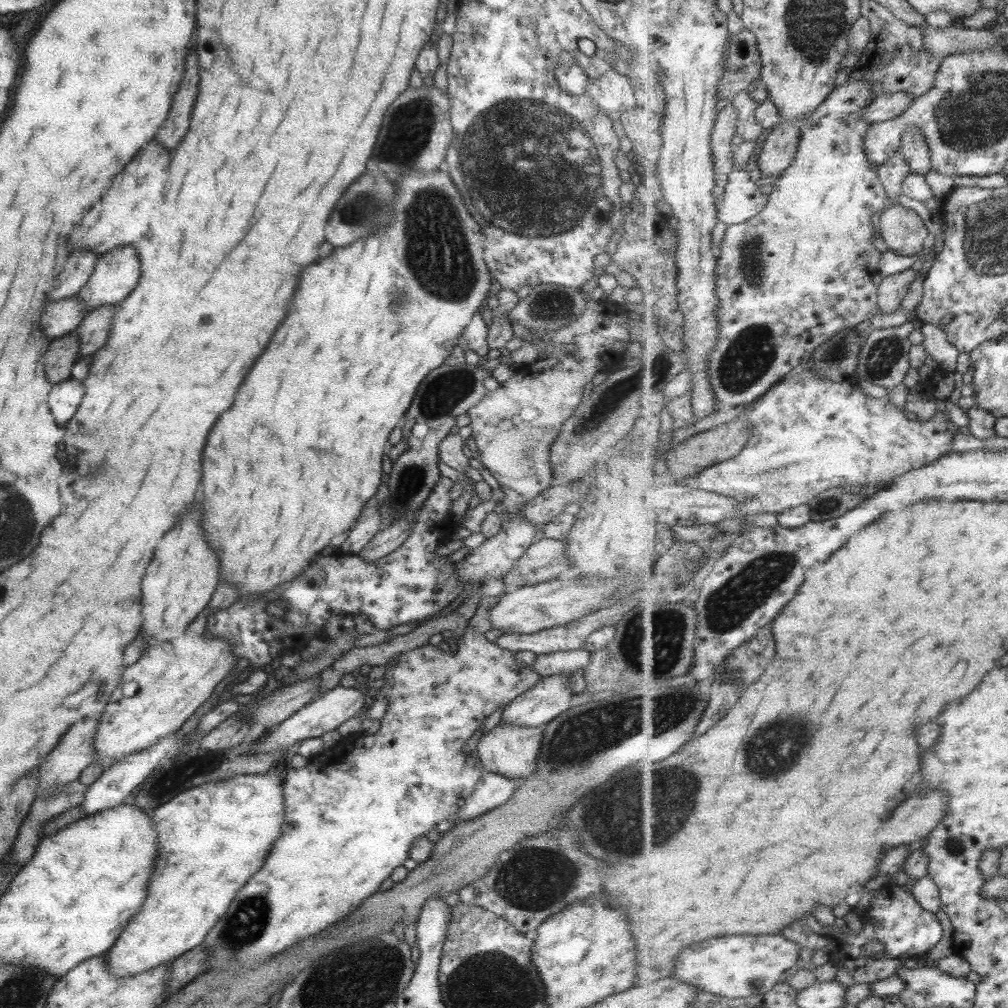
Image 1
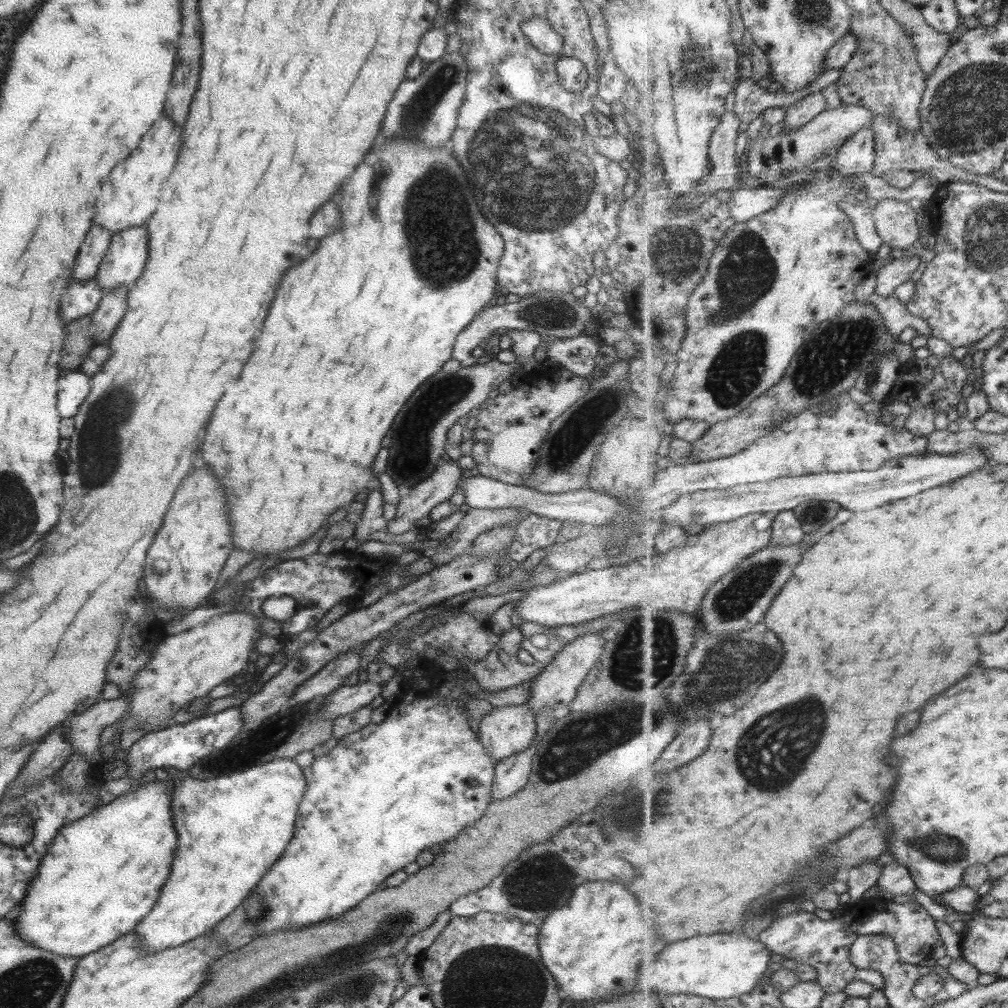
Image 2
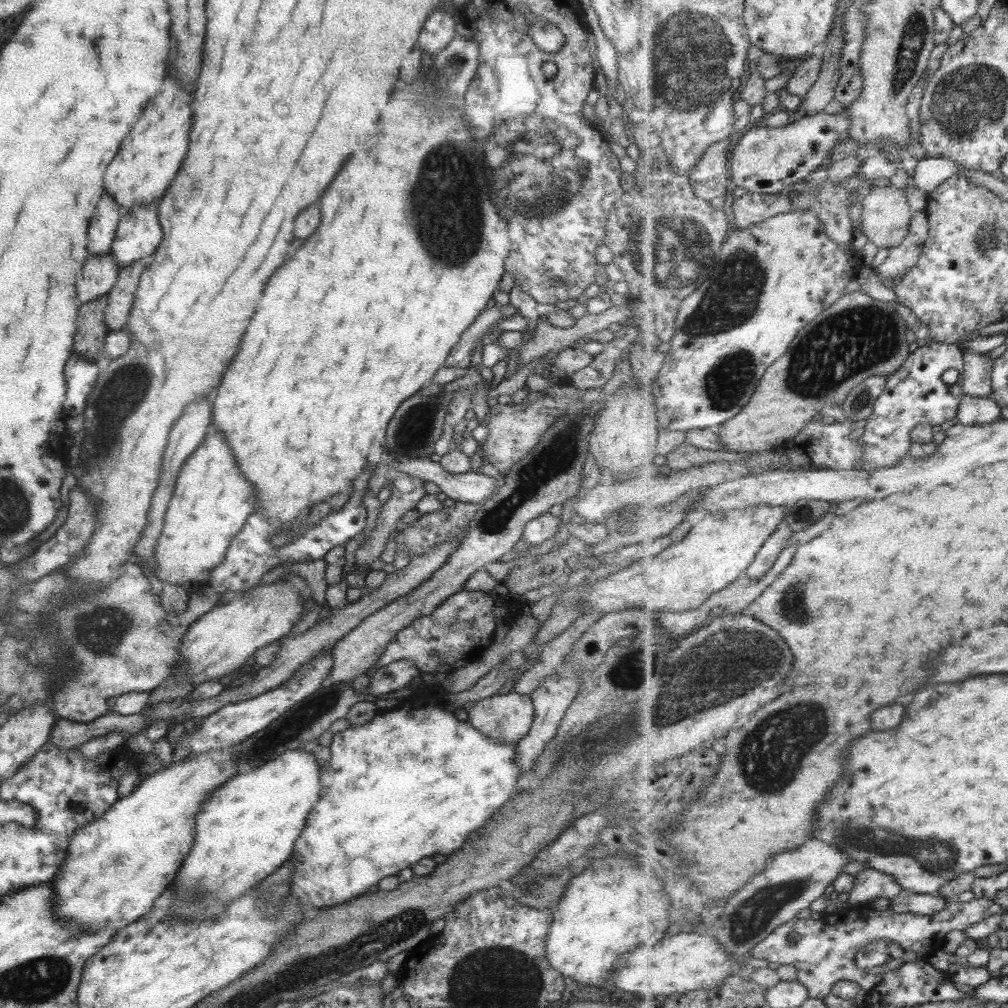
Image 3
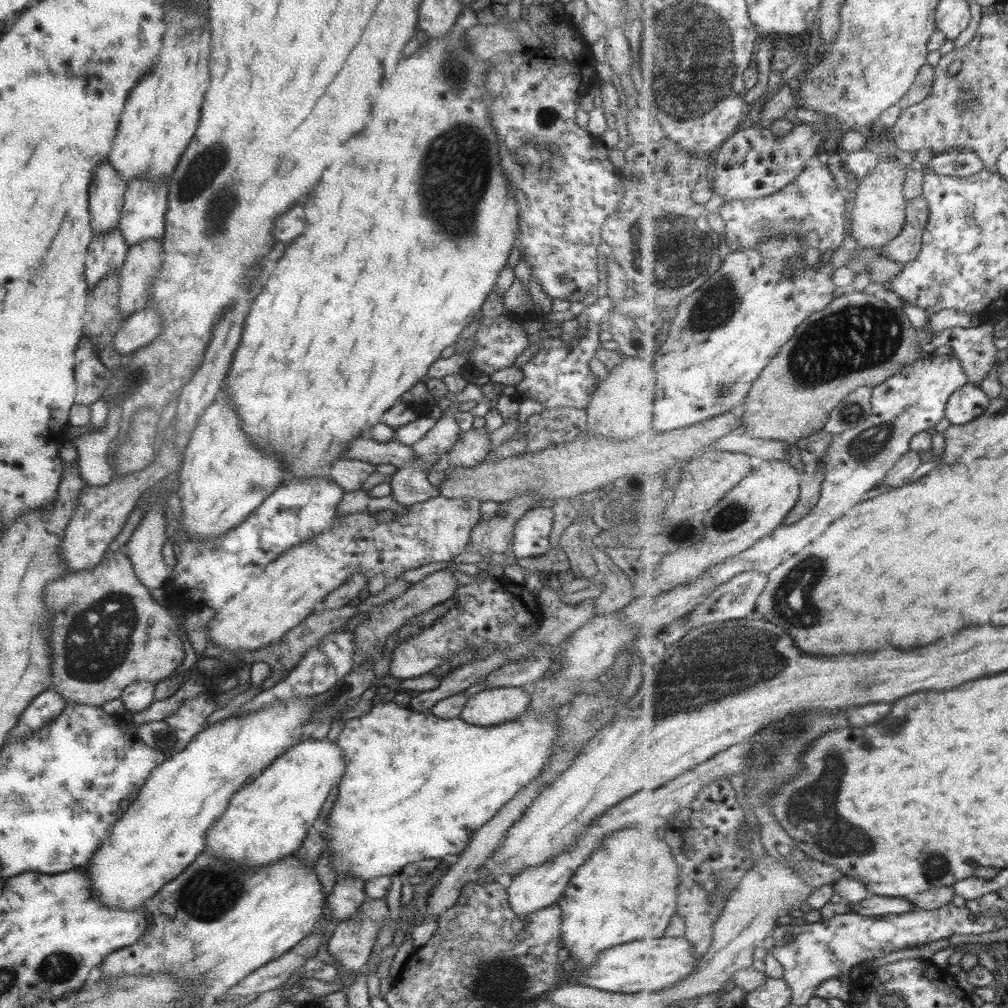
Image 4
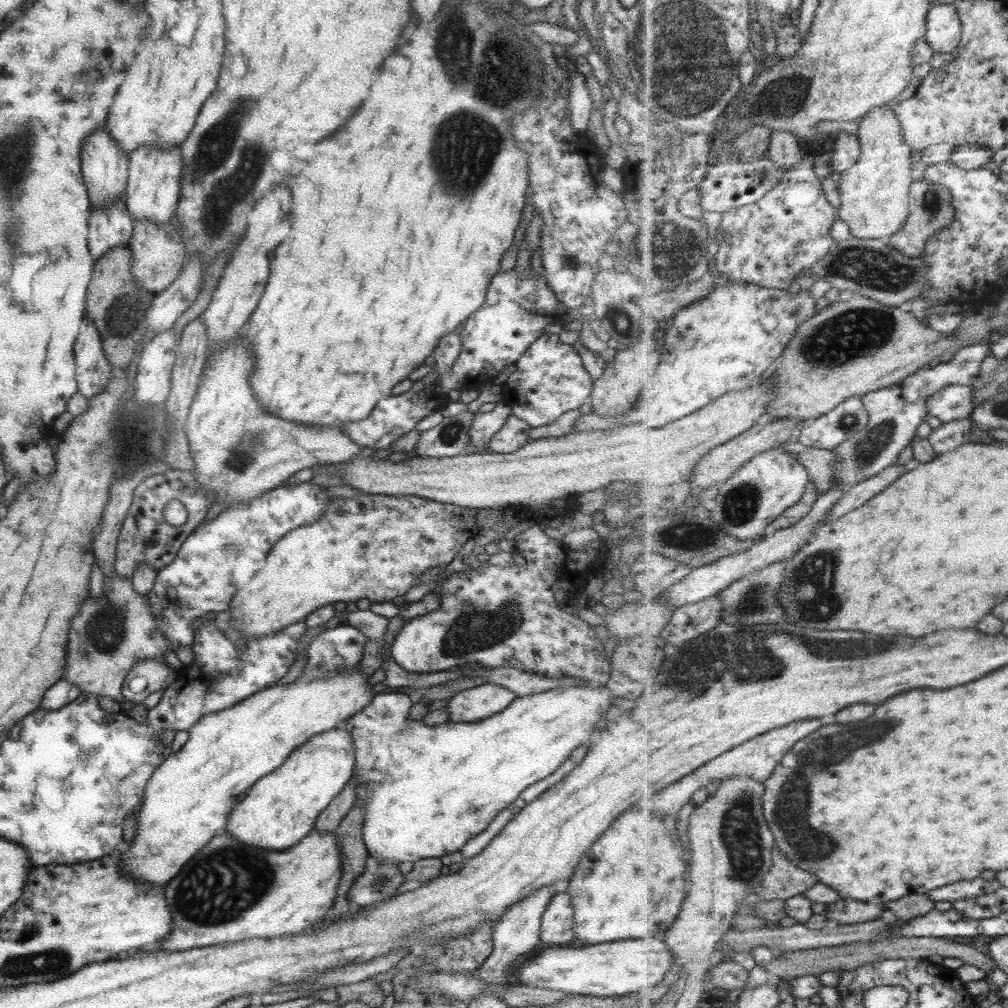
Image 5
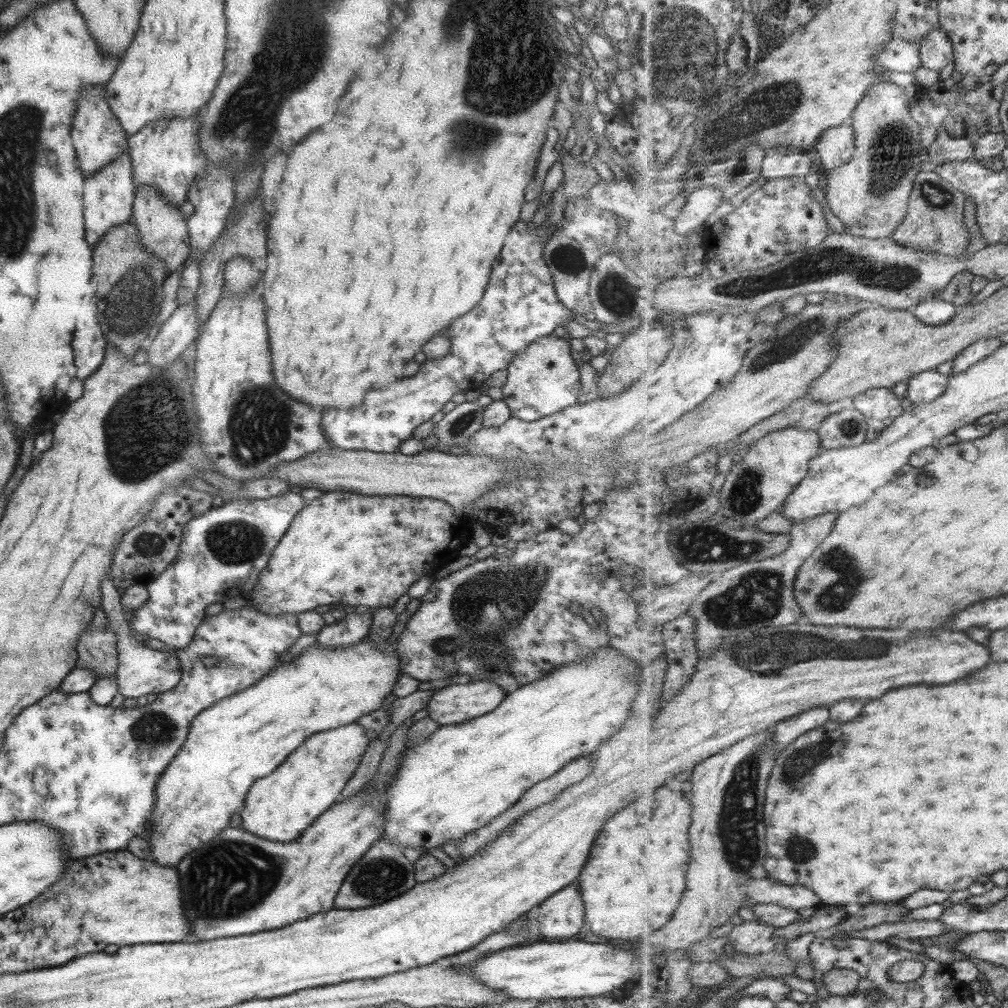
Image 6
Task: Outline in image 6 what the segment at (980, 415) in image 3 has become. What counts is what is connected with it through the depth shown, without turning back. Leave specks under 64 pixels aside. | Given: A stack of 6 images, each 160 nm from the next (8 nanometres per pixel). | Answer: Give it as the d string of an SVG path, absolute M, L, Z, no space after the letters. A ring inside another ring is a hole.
M936 369L927 370L908 381L905 396L912 404L931 404L947 392L949 381L950 376L943 376Z

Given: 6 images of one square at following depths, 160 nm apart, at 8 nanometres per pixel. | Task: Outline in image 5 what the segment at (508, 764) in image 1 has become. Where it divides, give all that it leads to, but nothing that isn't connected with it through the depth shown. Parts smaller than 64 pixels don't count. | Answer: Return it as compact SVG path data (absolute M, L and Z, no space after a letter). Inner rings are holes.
M483 683L456 692L446 699L443 709L451 722L473 722L501 712L515 697L513 692L498 684Z

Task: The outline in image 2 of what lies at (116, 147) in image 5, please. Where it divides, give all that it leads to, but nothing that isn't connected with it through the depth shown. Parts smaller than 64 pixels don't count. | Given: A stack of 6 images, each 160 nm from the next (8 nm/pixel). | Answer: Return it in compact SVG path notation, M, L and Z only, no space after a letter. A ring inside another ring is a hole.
M93 224L83 239L79 248L79 254L75 259L75 266L72 268L71 281L84 281L93 279L99 264L107 252L112 232L105 227Z

